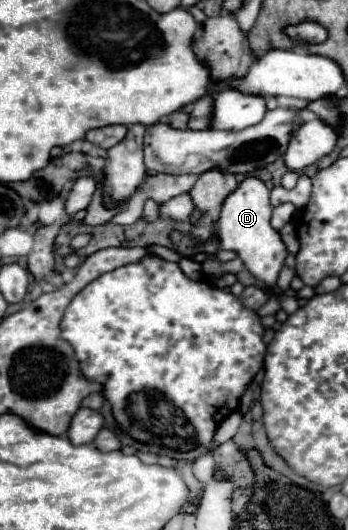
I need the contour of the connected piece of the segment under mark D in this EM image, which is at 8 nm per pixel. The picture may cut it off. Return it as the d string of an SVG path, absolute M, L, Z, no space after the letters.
M248 177L240 183L240 187L228 195L228 203L224 203L224 211L220 211L219 219L216 222L216 231L220 243L224 243L224 249L234 251L244 267L264 283L264 287L274 289L278 275L284 267L284 261L288 257L288 249L276 229L270 225L272 205L270 205L270 191L266 185L256 179Z

